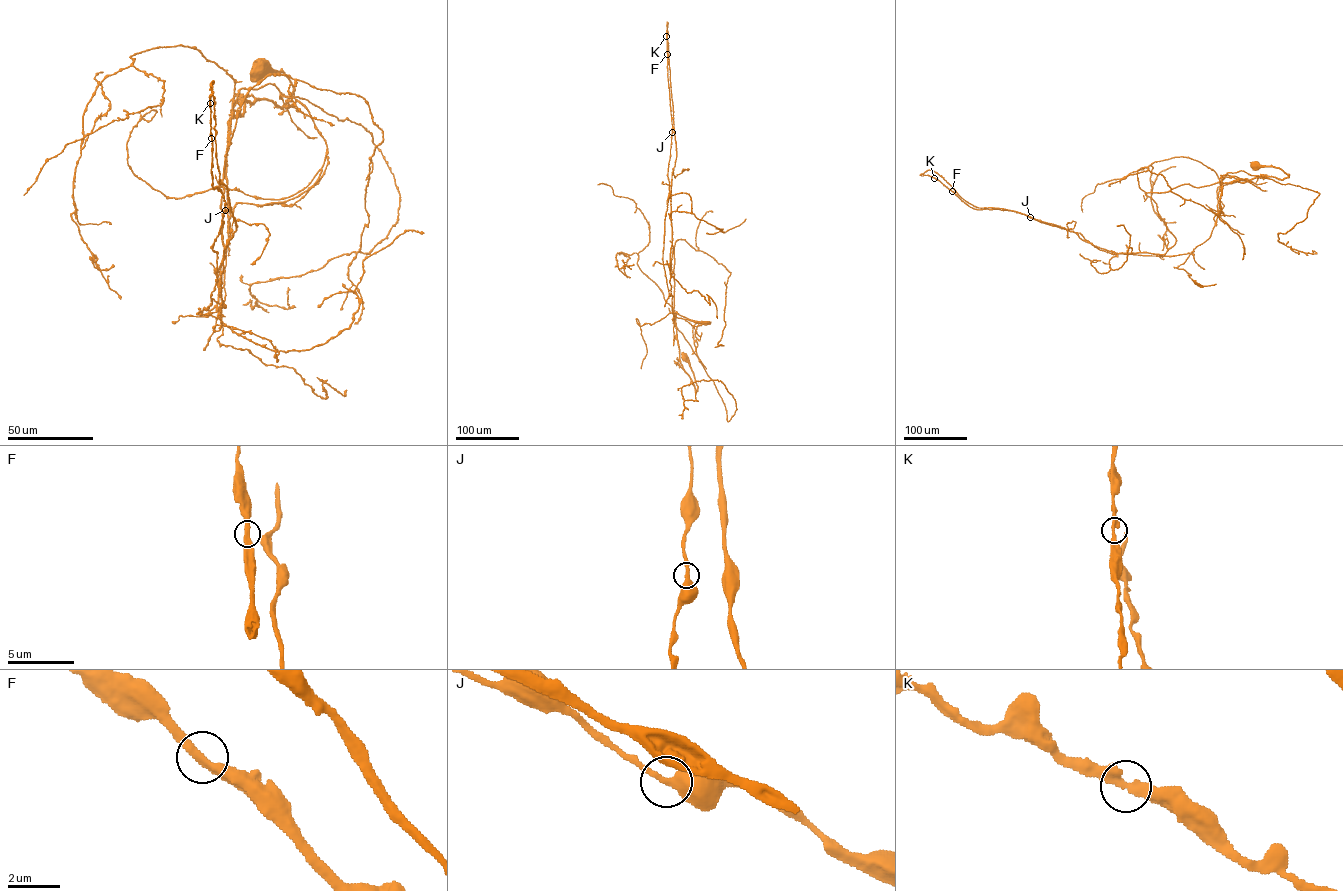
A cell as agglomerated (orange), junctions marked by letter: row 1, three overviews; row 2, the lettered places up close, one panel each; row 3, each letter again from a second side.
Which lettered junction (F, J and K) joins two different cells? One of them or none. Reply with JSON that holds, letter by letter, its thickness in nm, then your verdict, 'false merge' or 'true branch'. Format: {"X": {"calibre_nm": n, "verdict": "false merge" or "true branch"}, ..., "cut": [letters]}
{"F": {"calibre_nm": 380, "verdict": "true branch"}, "J": {"calibre_nm": 400, "verdict": "true branch"}, "K": {"calibre_nm": 360, "verdict": "true branch"}, "cut": []}

